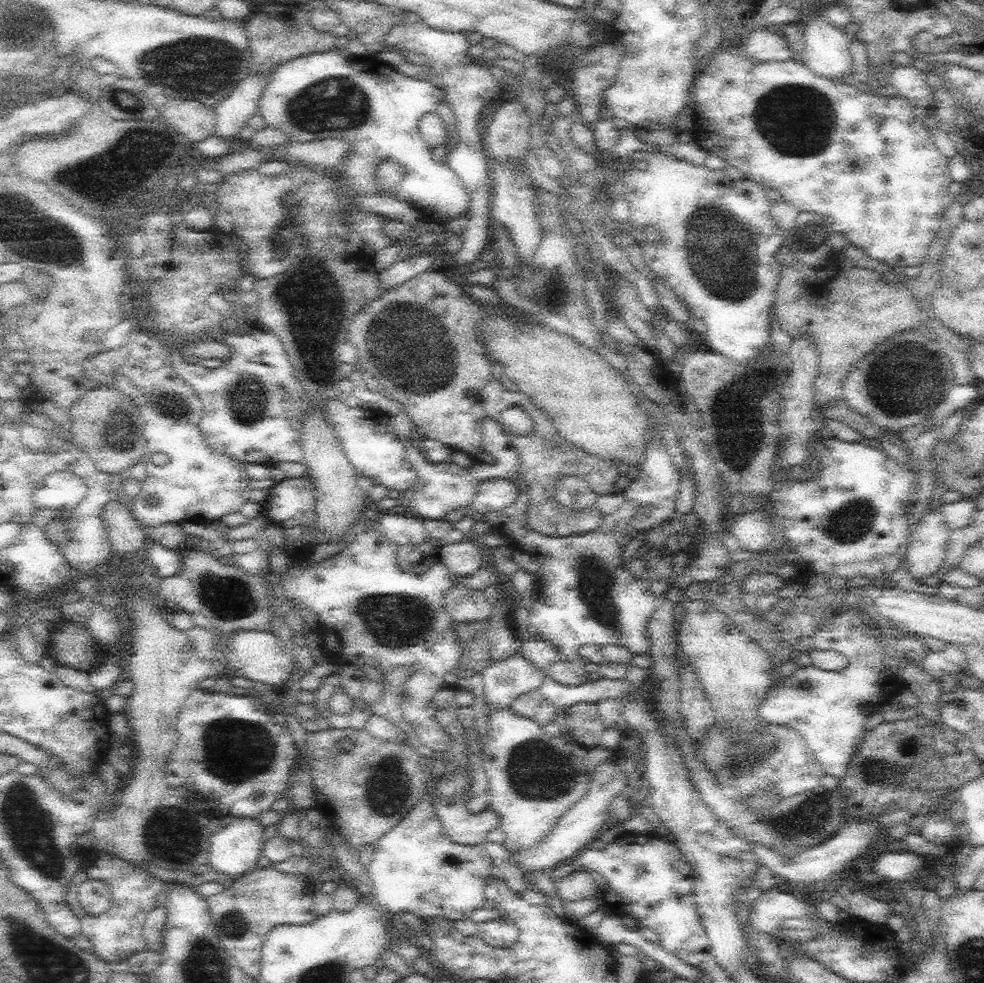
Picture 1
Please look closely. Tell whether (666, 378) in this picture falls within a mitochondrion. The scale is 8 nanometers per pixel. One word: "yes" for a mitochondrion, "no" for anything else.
no

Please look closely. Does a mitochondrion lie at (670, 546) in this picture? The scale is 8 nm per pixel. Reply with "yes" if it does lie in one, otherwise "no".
no

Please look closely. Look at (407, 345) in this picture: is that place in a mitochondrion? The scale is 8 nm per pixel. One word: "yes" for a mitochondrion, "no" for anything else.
yes

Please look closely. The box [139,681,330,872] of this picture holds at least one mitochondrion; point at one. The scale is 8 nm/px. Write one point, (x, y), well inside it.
(233, 751)

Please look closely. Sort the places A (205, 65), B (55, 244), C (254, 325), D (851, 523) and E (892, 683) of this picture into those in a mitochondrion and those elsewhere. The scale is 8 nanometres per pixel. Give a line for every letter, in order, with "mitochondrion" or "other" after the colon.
A: mitochondrion
B: mitochondrion
C: other
D: mitochondrion
E: other

